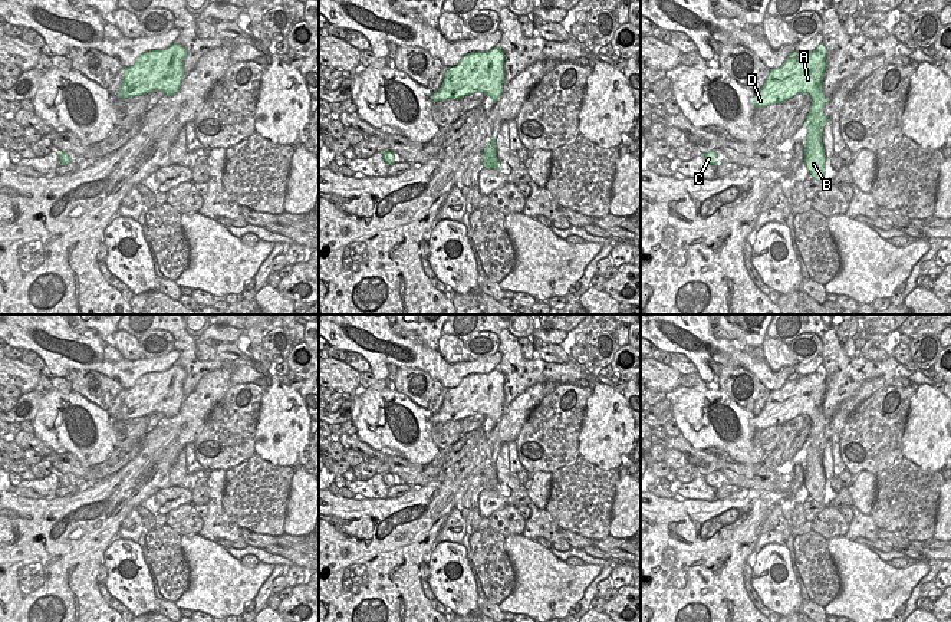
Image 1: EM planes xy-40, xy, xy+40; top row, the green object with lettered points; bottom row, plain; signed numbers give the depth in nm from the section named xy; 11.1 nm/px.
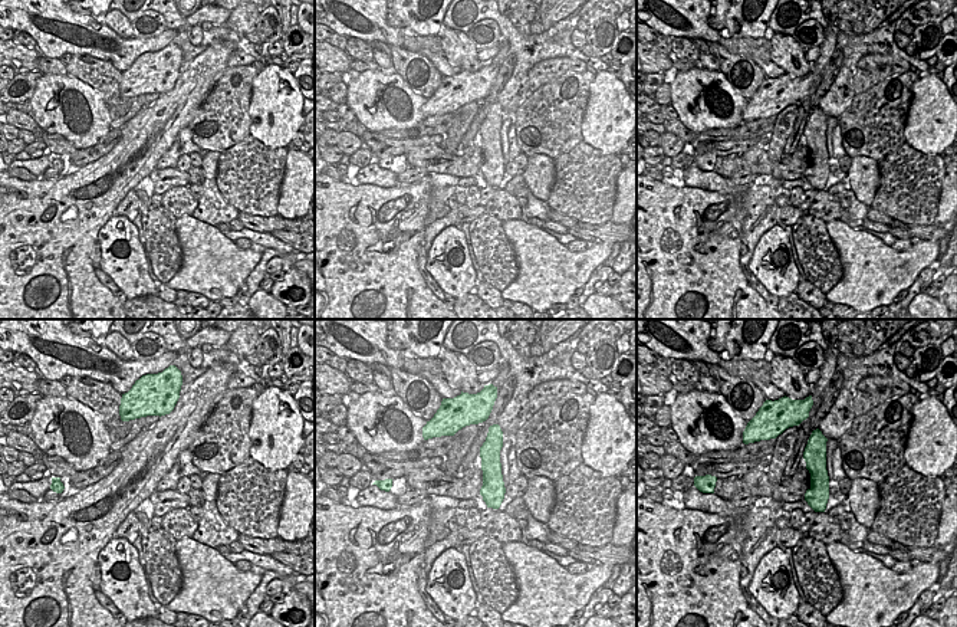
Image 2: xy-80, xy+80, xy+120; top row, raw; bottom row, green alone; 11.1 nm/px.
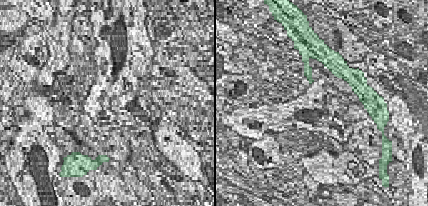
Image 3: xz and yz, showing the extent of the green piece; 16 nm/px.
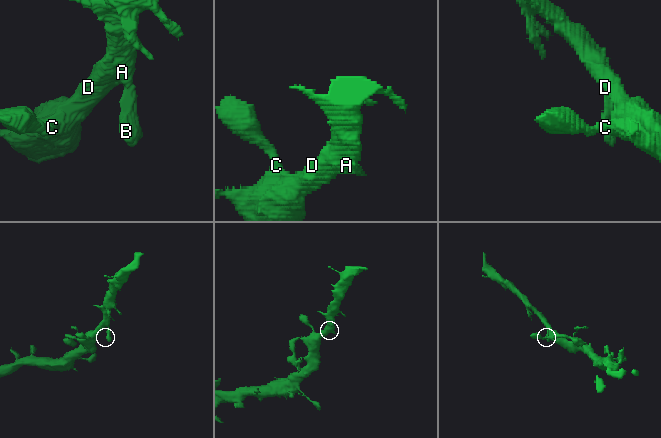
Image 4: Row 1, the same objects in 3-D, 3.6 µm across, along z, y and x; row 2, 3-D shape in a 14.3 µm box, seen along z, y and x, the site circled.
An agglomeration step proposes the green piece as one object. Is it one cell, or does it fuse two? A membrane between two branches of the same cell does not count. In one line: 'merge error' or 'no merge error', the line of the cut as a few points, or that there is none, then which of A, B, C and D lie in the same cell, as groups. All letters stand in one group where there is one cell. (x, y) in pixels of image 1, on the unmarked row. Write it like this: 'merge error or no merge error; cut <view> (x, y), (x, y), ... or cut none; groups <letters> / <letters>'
no merge error; cut none; groups A B C D

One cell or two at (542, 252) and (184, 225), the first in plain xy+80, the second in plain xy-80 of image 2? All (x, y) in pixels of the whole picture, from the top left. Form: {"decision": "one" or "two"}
{"decision": "one"}

